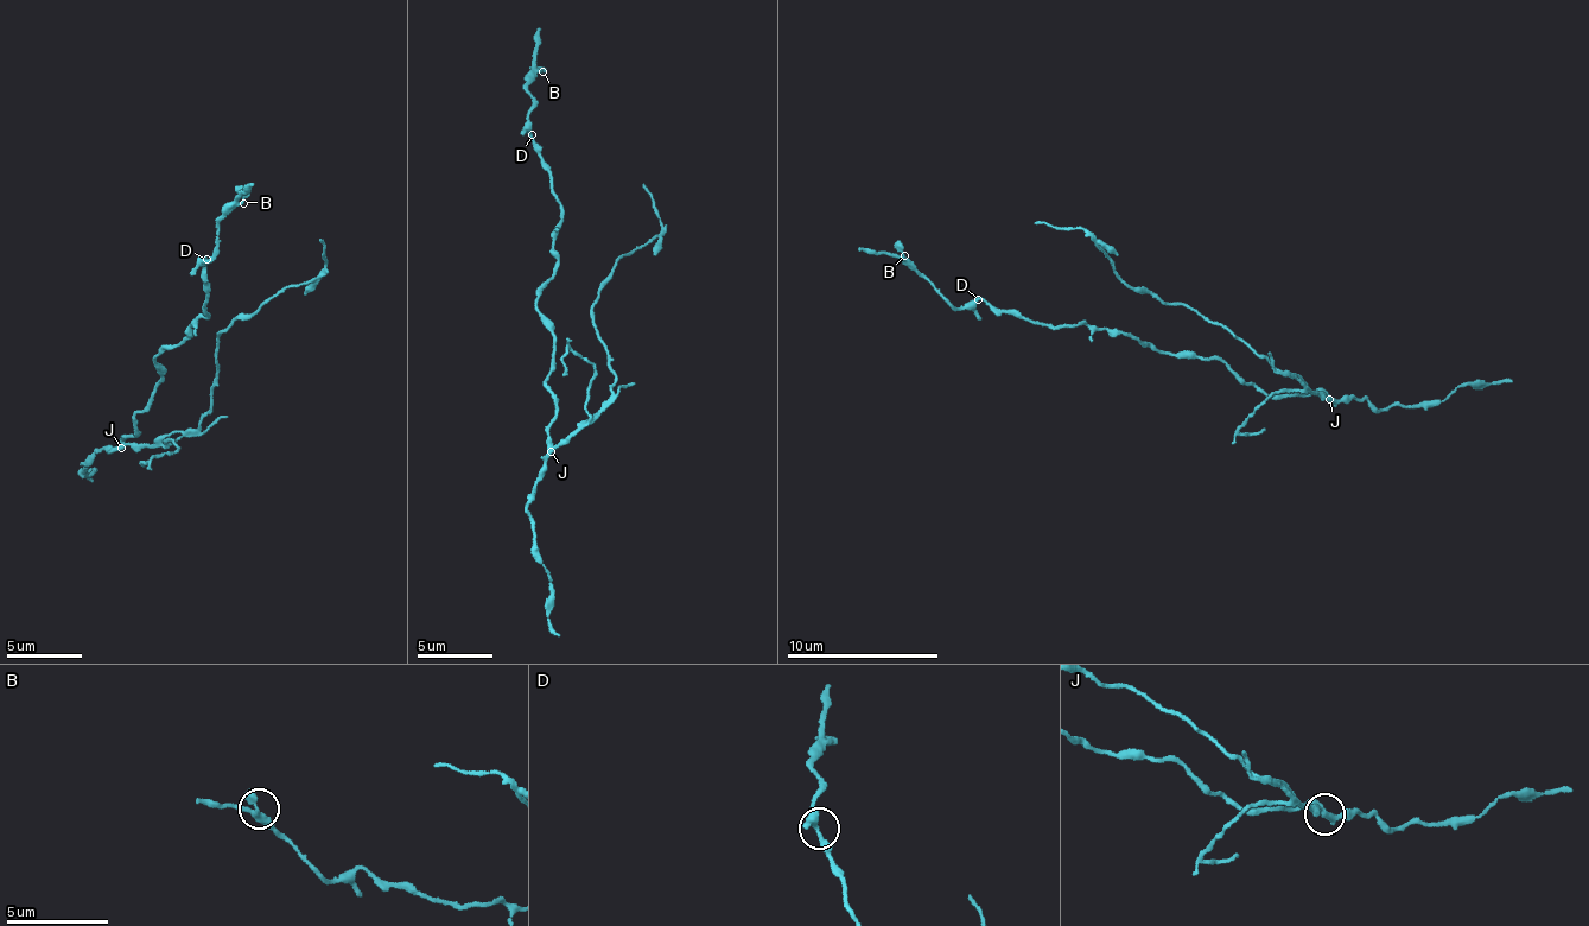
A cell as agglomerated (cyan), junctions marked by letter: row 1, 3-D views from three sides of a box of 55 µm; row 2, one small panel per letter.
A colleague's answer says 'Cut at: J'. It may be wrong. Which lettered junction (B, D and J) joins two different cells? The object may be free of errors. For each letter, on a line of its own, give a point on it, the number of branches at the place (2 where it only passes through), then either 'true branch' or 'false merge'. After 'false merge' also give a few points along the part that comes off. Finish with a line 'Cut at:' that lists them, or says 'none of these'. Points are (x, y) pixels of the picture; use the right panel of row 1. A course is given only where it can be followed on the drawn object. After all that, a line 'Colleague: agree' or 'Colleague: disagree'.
B: place (904, 255); branches 3; true branch
D: place (978, 299); branches 3; true branch
J: place (1329, 399); branches 3; false merge; course (1328, 400), (1188, 306), (1162, 304), (1126, 286), (1088, 232), (1034, 222)
Cut at: J
Colleague: agree

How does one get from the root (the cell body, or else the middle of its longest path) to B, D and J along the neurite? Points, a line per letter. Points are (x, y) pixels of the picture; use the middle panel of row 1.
B: (545, 387), (554, 324), (538, 311), (538, 290), (554, 272), (560, 203), (527, 116), (528, 87), (542, 71)
D: (545, 387), (555, 355), (554, 324), (538, 311), (538, 290), (554, 272), (560, 203), (532, 134)
J: (545, 387), (554, 393), (551, 450)

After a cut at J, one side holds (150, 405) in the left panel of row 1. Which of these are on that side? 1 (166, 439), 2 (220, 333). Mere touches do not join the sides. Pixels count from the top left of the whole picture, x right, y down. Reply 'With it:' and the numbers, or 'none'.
With it: none

